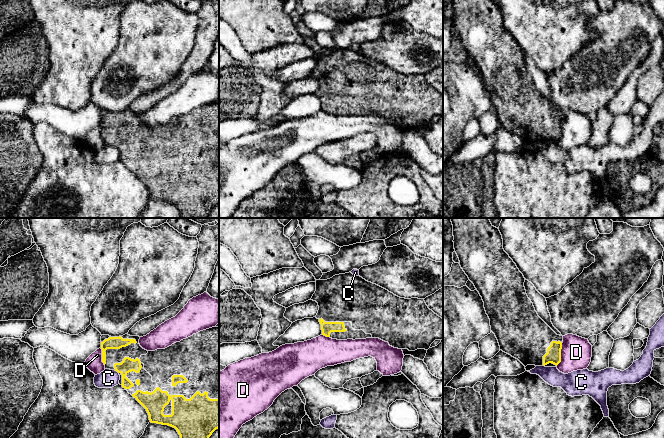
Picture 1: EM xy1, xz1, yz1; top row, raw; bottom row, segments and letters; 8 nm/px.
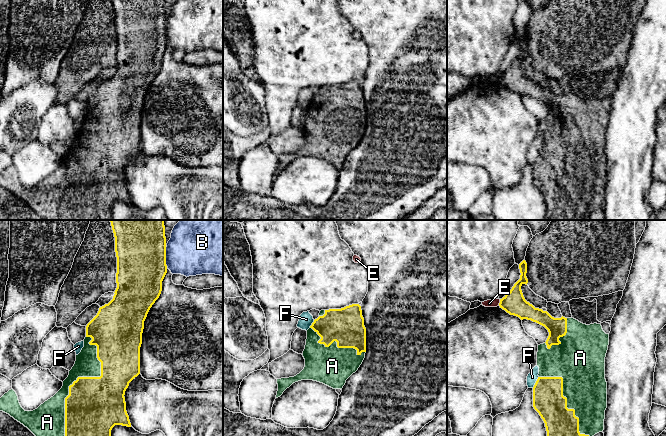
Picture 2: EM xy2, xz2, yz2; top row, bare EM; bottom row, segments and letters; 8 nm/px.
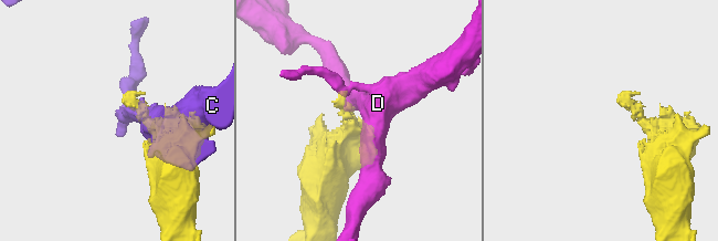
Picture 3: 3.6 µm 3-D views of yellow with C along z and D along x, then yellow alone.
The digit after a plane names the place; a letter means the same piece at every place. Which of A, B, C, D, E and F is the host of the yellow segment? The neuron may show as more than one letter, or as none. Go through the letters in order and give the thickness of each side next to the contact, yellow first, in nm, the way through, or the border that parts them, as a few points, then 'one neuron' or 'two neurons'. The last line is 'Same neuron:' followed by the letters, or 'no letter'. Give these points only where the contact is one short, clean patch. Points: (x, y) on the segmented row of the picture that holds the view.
A: calibres 460 and 190 nm; one neuron
B: calibres 420 and 420 nm; two neurons
C: calibres 110 and 150 nm; border xy1 (114, 370), (118, 373); two neurons
D: calibres 120 and 240 nm; border yz1 (562, 343), (561, 361), (556, 366); two neurons
E: calibres 190 and 60 nm; border yz2 (500, 299), (498, 305); two neurons
F: calibres 260 and 90 nm; two neurons
Same neuron: A

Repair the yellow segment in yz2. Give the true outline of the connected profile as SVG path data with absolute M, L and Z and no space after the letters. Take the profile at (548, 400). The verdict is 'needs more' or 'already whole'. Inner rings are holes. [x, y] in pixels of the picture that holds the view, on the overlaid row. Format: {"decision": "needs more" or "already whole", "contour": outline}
{"decision": "needs more", "contour": "M525 260L519 264L519 269L520 279L514 284L510 292L500 299L499 306L521 320L531 320L544 326L549 332L546 342L538 345L539 377L533 387L533 407L545 423L547 436L594 436L604 430L605 410L607 408L605 357L609 345L609 334L603 331L601 324L586 325L572 317L554 318L547 311L535 308L525 300L521 290L521 286L528 283Z"}

